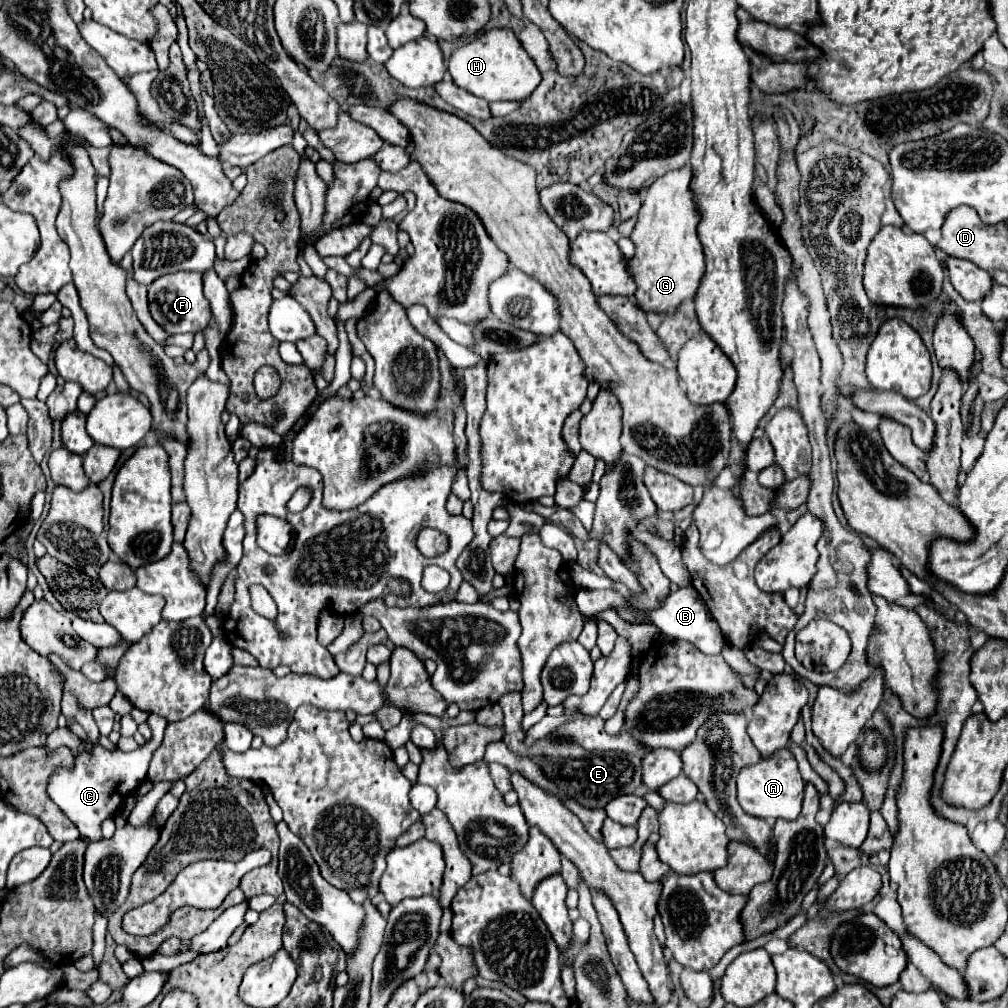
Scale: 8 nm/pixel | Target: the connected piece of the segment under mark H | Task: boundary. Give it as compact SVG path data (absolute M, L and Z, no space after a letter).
M494 28L478 36L466 46L460 46L452 52L448 60L448 72L456 86L474 92L488 102L494 100L526 100L542 80L542 74L530 54L522 48L520 40L512 30Z

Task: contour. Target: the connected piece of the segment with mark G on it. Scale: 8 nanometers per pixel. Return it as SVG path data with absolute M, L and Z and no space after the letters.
M690 166L678 172L666 172L666 176L658 178L654 188L646 192L636 228L630 234L636 254L628 262L628 274L636 282L634 298L644 312L668 314L696 296L704 276L704 252L696 224L698 210L694 210L694 194L690 192Z

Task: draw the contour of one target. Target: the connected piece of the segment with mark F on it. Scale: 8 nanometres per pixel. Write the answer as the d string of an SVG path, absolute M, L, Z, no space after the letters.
M174 272L156 278L148 288L148 302L152 318L168 334L182 334L182 332L196 334L204 330L212 320L210 302L202 294L202 274L198 272Z

